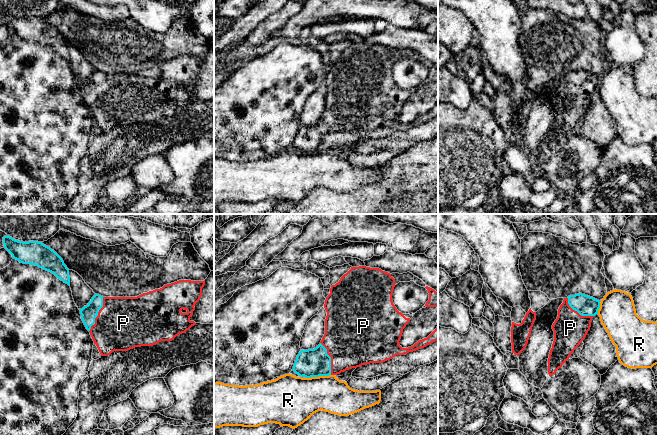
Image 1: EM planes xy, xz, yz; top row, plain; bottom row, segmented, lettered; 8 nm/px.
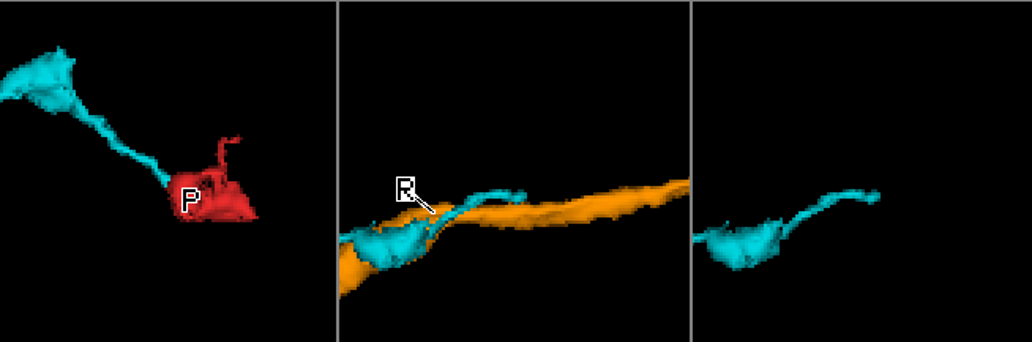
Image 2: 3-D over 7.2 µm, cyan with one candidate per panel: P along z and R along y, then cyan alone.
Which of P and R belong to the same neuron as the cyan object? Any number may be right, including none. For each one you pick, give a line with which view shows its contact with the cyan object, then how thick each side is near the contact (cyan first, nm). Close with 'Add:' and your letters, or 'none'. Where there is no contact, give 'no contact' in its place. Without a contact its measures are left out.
P: contact in xy; calibres 130 and 420 nm
Add: P

